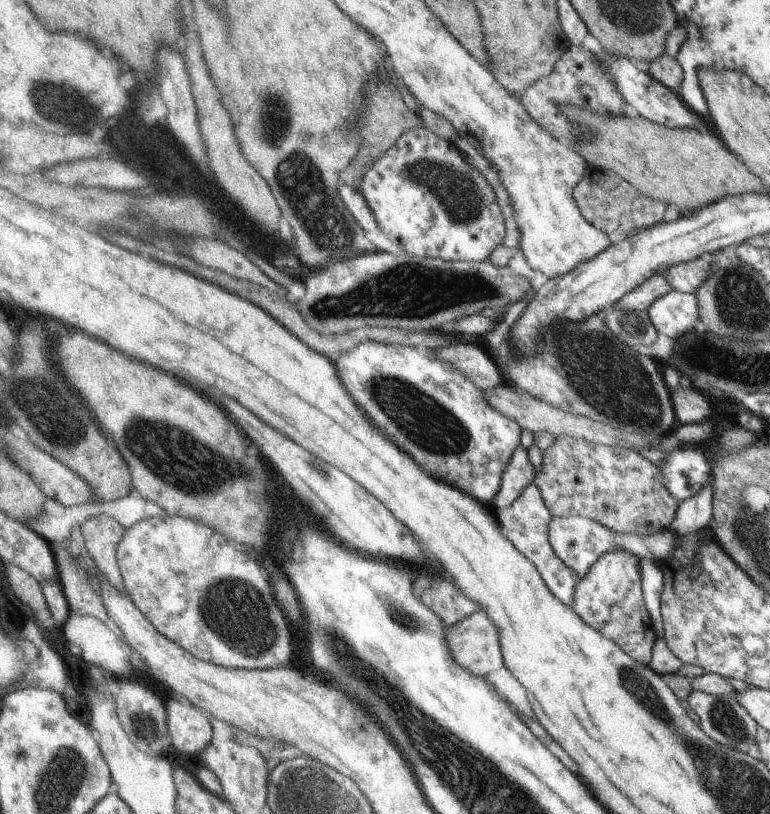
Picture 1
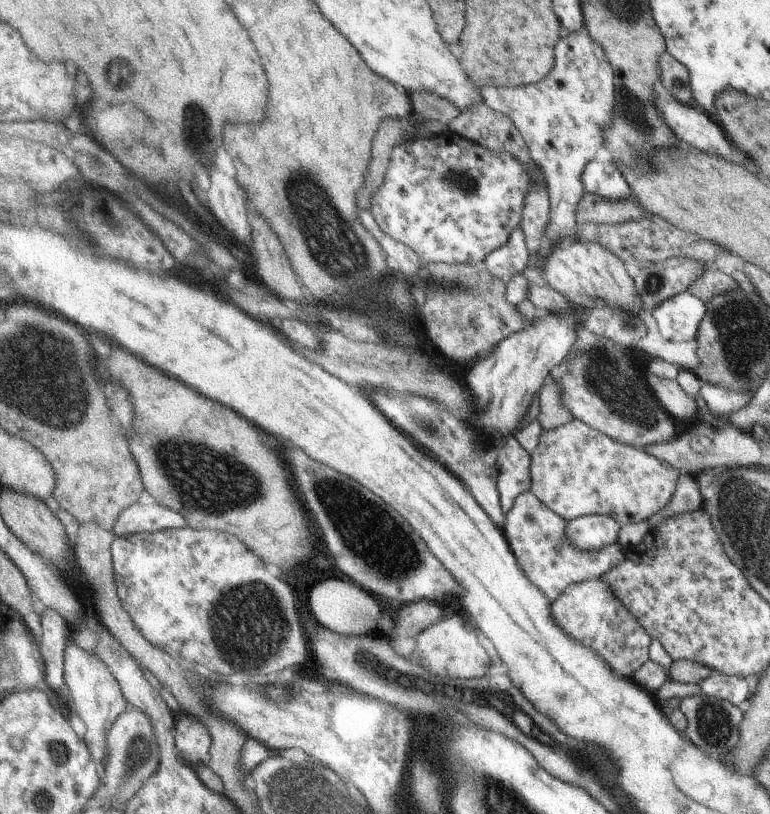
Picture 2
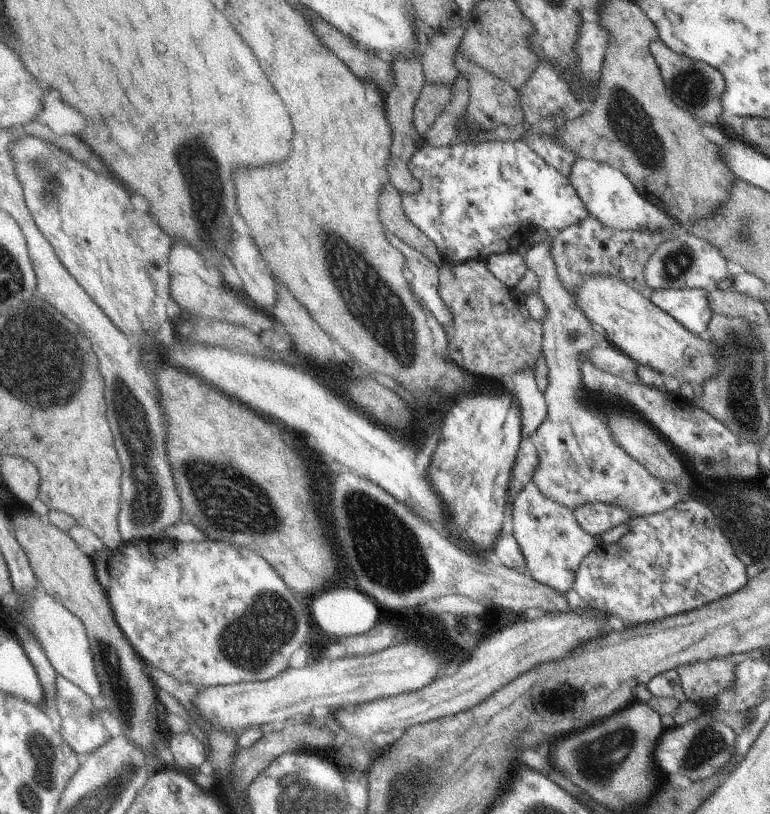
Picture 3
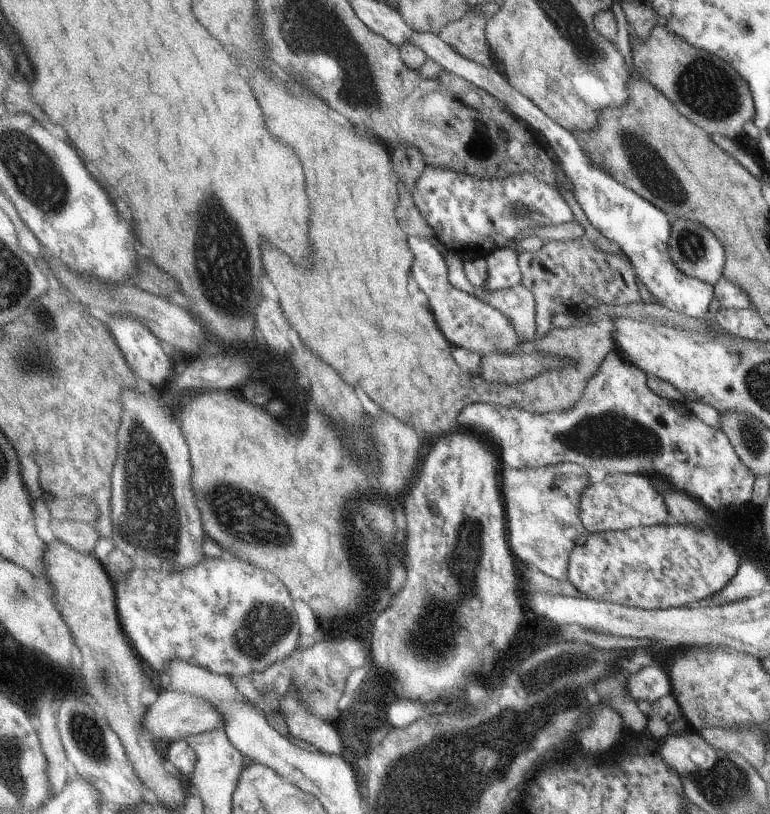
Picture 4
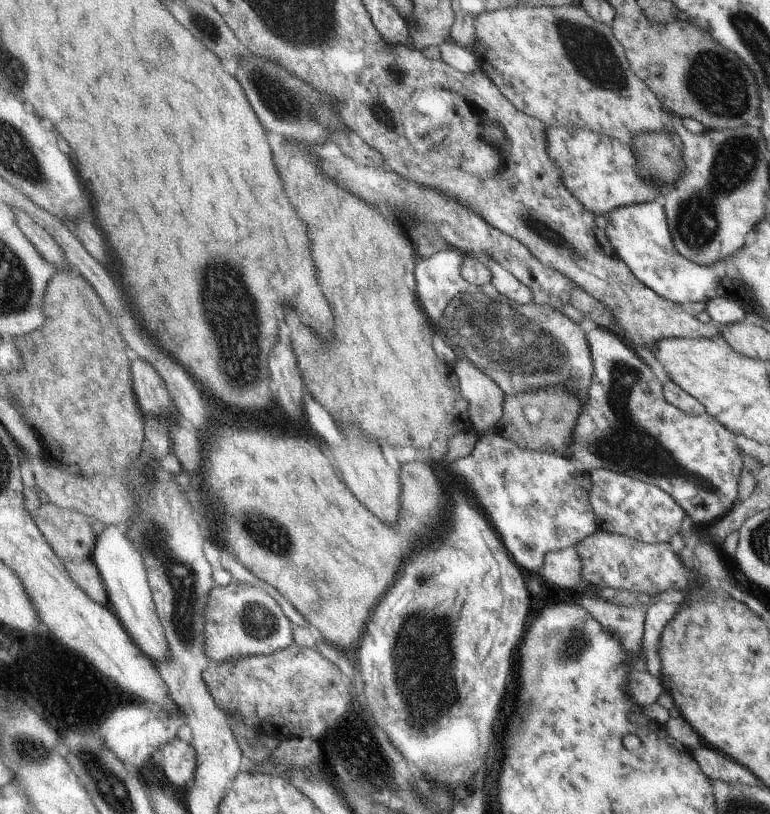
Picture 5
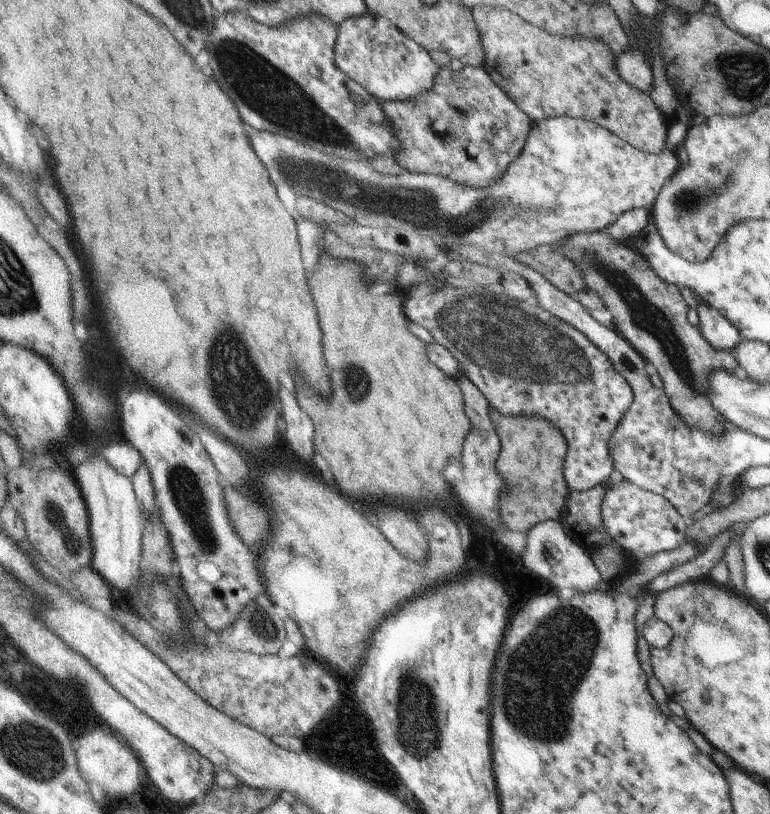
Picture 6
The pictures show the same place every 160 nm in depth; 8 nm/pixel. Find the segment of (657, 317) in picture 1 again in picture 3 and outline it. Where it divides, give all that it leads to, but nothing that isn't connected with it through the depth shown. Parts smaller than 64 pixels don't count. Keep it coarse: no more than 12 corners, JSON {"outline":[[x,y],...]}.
{"outline":[[653,290],[647,297],[691,334],[711,319],[707,291]]}

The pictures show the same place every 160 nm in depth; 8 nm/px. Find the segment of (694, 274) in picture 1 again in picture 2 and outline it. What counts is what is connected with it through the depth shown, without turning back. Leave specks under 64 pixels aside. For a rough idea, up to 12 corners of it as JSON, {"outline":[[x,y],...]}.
{"outline":[[712,266],[686,291],[701,302],[739,288],[737,282]]}

